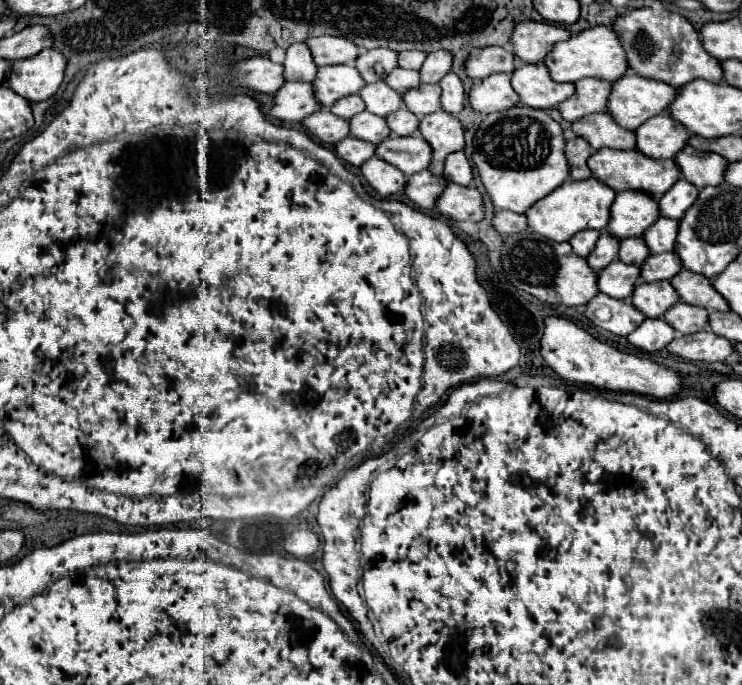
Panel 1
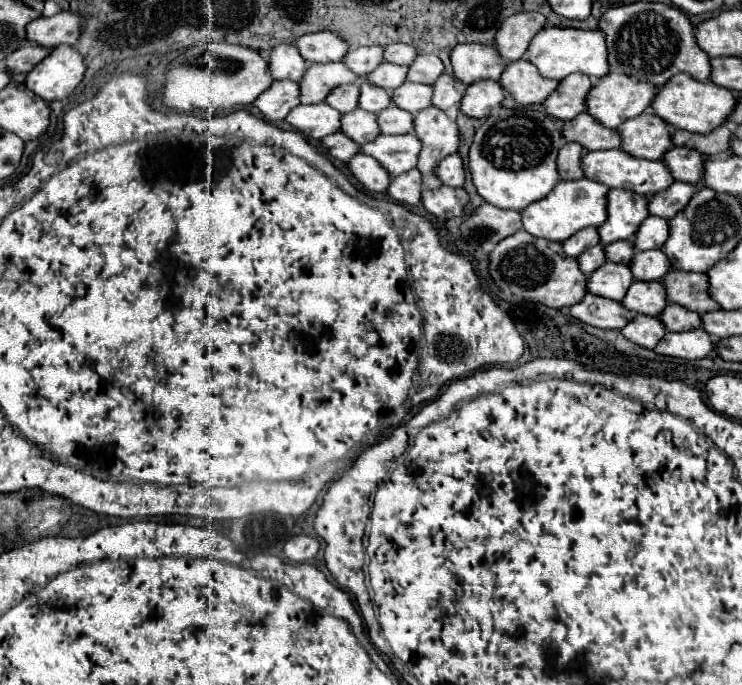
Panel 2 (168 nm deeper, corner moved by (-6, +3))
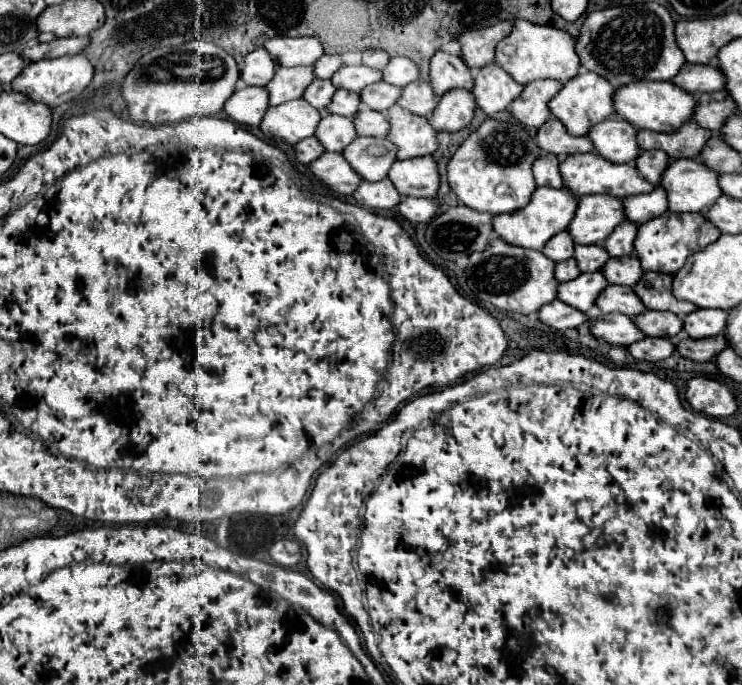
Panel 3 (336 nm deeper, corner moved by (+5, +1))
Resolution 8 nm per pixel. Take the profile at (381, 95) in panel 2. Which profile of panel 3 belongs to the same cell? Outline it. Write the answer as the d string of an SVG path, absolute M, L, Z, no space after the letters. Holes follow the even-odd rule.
M337 90L337 98L333 98L333 106L329 106L327 112L341 114L347 118L353 118L361 108L361 94L351 90Z

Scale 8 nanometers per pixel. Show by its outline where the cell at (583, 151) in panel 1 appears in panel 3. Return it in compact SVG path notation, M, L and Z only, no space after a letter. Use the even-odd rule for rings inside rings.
M547 152L541 154L533 164L533 176L537 186L553 186L553 188L563 186L563 178L559 174L559 158L555 154Z

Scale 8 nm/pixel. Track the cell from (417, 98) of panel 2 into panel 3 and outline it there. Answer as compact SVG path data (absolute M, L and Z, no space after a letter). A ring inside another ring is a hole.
M377 82L377 84L361 90L361 100L363 100L363 104L367 104L369 108L373 108L377 112L387 112L393 104L397 104L397 100L401 98L401 92L403 90L393 84Z

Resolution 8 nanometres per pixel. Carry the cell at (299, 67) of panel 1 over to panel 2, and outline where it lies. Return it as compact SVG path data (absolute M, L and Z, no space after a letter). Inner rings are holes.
M278 44L270 50L268 56L268 72L274 80L294 80L298 82L304 74L306 62L296 50L294 44Z

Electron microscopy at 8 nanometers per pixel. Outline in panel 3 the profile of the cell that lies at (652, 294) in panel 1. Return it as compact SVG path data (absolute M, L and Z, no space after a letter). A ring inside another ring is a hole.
M609 286L597 298L597 306L601 308L603 314L621 312L621 314L631 316L631 318L645 312L645 306L643 306L641 298L637 298L635 290L629 288L629 286Z

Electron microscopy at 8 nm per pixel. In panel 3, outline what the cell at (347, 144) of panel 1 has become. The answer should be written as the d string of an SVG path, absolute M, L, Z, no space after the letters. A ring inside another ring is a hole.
M315 136L305 138L305 140L301 140L301 142L295 146L297 160L303 162L303 164L311 164L311 162L317 160L323 152L325 152L325 148L321 146L321 142L319 142Z

